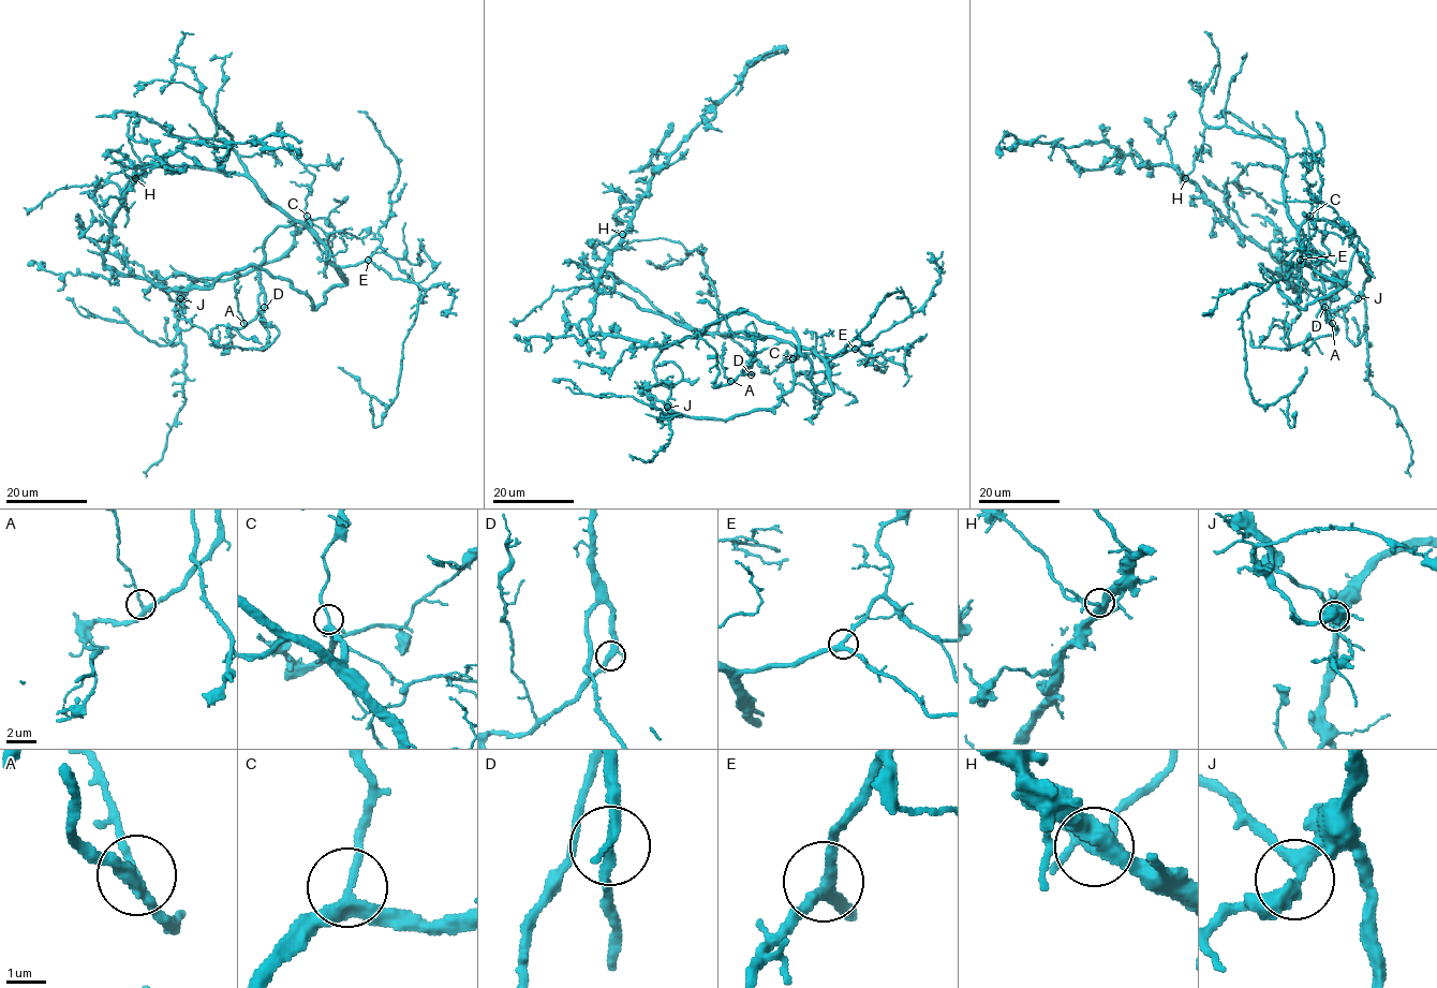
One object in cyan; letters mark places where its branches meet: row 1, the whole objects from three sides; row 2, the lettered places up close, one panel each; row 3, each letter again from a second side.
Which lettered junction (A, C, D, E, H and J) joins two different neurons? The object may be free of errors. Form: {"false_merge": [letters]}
{"false_merge": []}

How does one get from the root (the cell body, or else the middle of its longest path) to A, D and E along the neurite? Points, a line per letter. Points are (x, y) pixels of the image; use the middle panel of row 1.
A: (657, 399), (705, 418), (771, 410), (791, 387), (796, 349), (779, 341), (756, 352), (752, 374), (730, 381)
D: (657, 399), (705, 418), (771, 410), (791, 387), (796, 349), (779, 341), (756, 352), (751, 374)
E: (657, 399), (673, 412), (705, 418), (771, 410), (791, 387), (791, 358), (799, 349), (827, 359), (855, 349)

